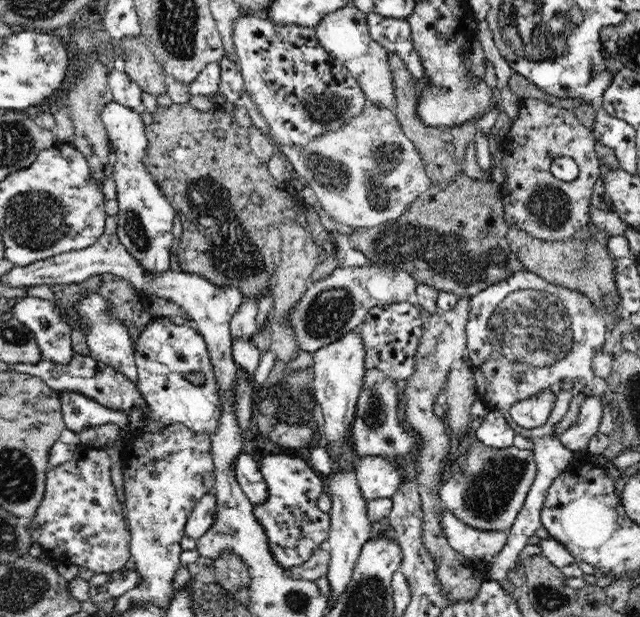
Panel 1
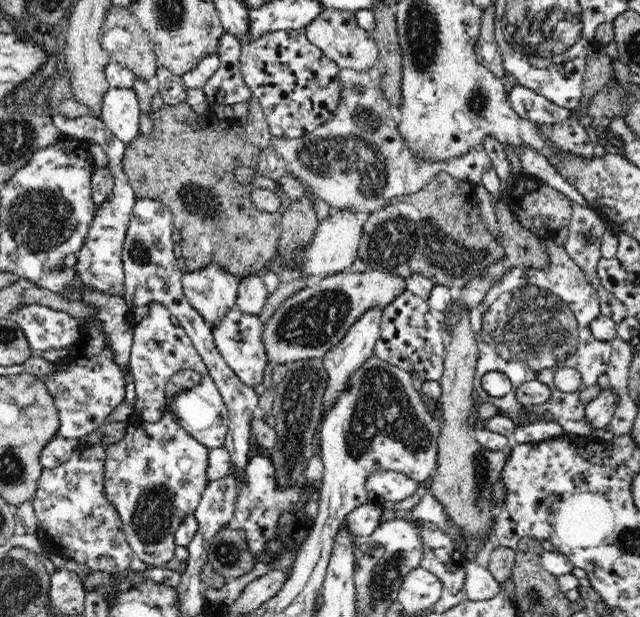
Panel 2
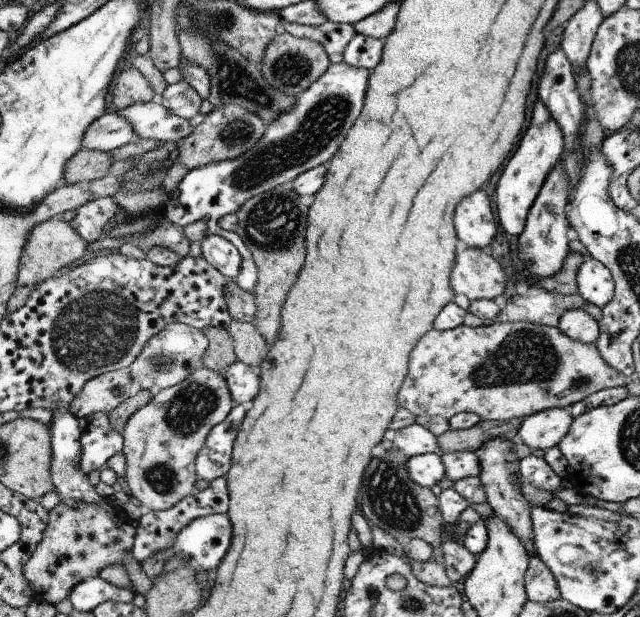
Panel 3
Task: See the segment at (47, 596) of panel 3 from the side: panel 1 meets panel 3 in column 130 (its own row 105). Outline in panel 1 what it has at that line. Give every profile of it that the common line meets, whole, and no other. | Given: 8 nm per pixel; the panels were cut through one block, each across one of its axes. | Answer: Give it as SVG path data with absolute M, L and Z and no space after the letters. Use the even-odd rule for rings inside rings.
M543 99L519 100L519 115L512 122L511 131L504 144L502 140L500 141L500 146L504 146L504 164L506 164L506 184L501 187L501 192L504 220L507 226L526 232L530 238L550 243L570 239L578 230L588 227L591 223L589 207L593 189L600 177L601 163L594 149L596 143L593 132L578 121L573 111L552 106ZM558 157L570 157L578 164L580 173L572 182L557 180L550 171L552 162Z

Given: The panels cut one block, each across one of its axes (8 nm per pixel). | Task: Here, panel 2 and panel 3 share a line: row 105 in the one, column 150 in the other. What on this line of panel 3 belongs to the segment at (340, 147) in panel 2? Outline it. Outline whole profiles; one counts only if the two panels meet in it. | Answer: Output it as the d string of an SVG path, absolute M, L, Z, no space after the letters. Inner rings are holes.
M174 322L167 325L162 332L152 337L144 345L143 352L136 358L128 370L133 382L141 384L142 389L164 390L182 382L192 372L203 366L204 353L210 348L210 339L202 329Z

